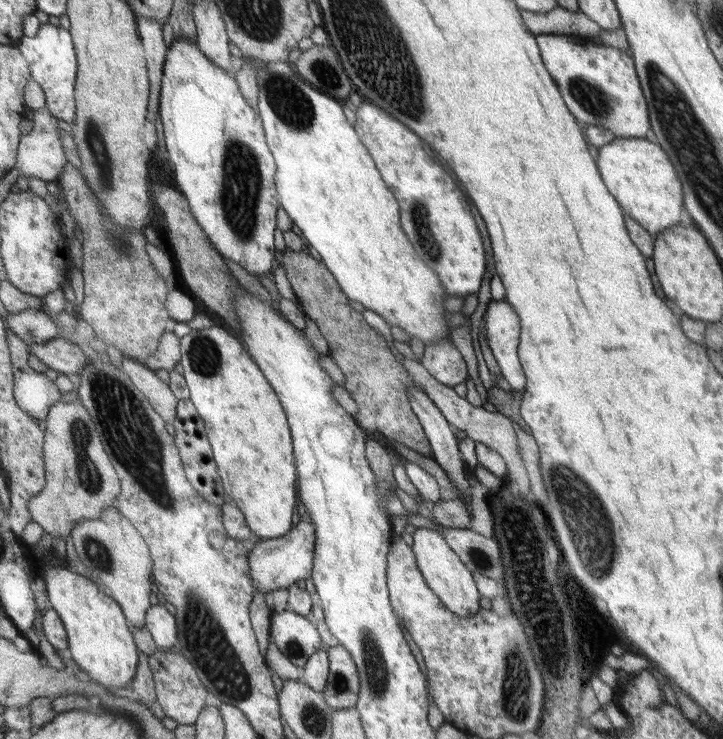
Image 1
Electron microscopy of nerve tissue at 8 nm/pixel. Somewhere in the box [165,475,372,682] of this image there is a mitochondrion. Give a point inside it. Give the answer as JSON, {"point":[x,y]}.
{"point":[293,649]}

